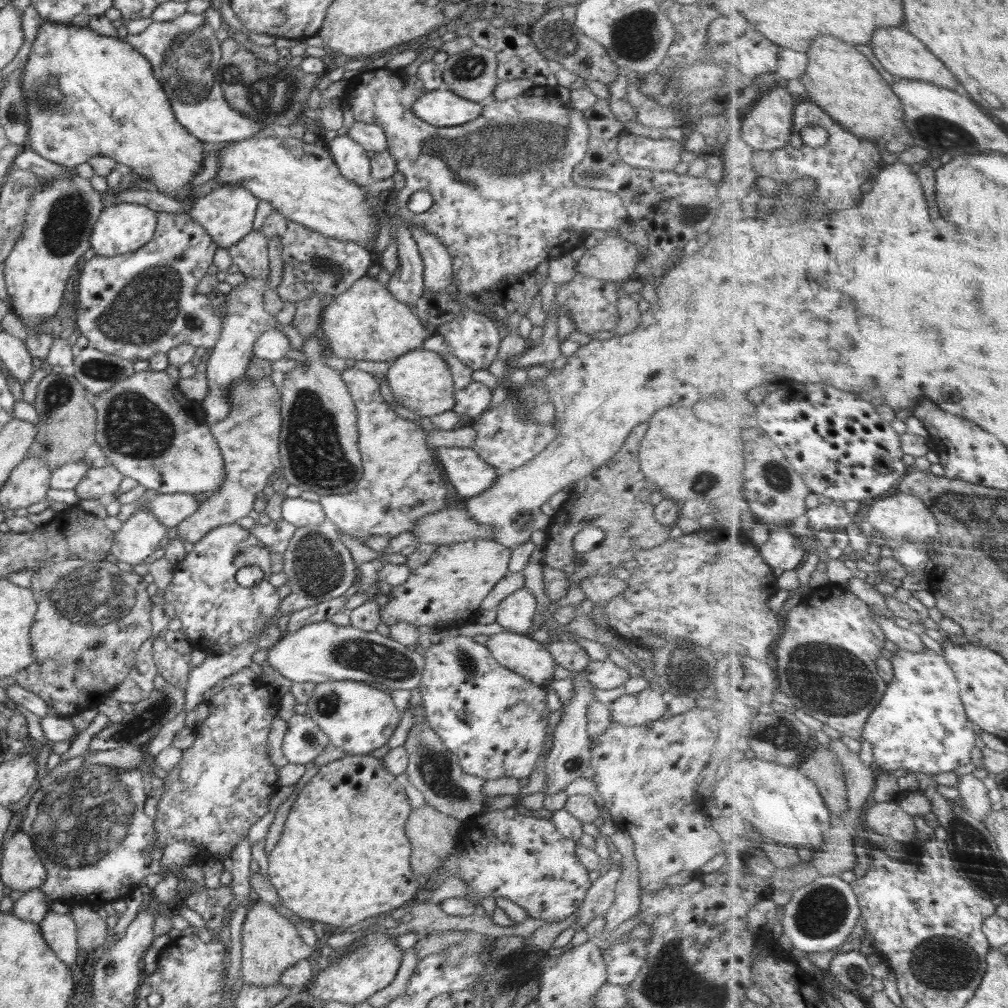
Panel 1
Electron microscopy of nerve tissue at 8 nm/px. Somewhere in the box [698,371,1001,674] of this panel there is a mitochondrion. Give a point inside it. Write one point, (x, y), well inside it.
(777, 478)

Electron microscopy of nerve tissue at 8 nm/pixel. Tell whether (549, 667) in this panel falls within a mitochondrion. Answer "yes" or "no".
no

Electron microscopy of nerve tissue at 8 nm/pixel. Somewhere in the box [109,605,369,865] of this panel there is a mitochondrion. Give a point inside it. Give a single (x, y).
(157, 710)

